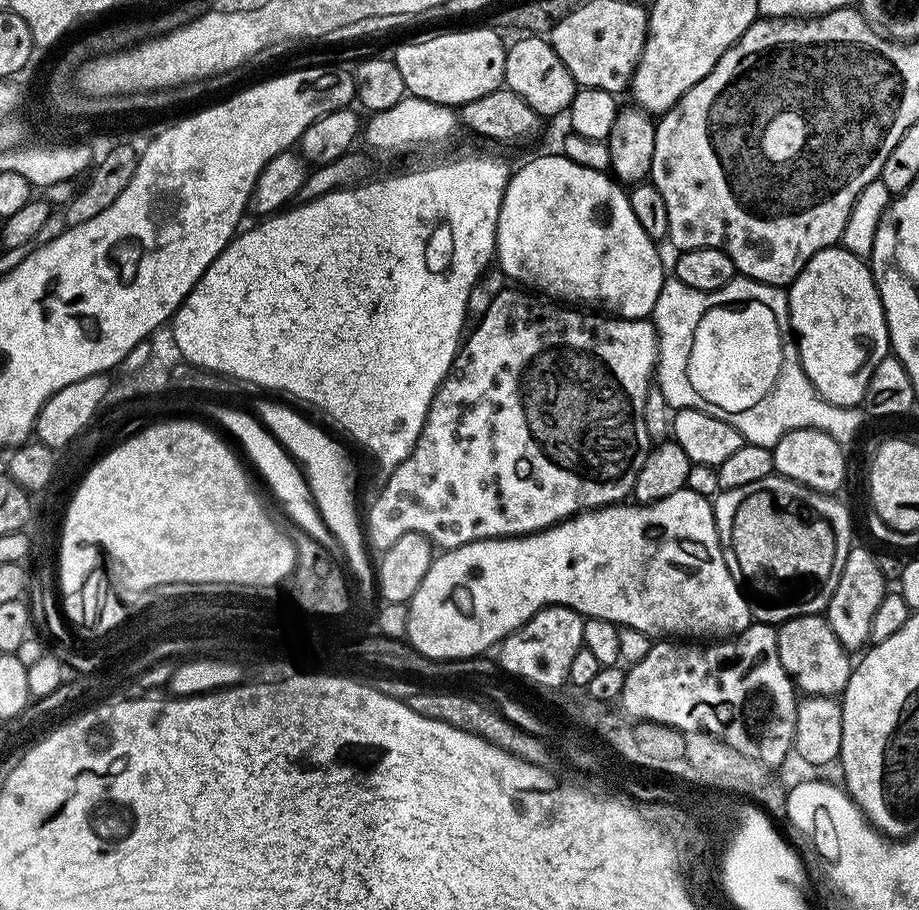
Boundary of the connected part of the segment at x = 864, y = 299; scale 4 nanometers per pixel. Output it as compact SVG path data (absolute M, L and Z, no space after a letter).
M843 246L818 250L787 289L788 319L800 350L806 378L825 402L835 408L856 408L865 403L868 383L878 366L890 354L888 323L876 289L876 279L865 257L854 255Z

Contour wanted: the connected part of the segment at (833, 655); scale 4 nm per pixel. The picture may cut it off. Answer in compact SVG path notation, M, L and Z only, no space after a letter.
M816 613L785 620L777 627L776 638L782 666L803 693L838 696L844 692L854 664L849 651L838 642L825 615Z

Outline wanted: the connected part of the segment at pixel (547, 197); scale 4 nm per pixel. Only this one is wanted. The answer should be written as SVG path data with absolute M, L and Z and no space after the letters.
M557 154L557 156L536 156L533 160L526 161L517 172L515 169L508 177L508 185L504 191L502 210L499 211L496 227L494 260L509 281L525 289L535 290L556 302L567 302L572 306L591 306L593 309L615 314L625 320L642 320L651 317L654 302L658 302L658 294L666 279L664 264L660 261L660 252L656 248L659 248L657 241L647 236L638 218L635 217L634 210L631 209L629 193L607 171L587 169L586 166L580 166L571 161L566 155Z

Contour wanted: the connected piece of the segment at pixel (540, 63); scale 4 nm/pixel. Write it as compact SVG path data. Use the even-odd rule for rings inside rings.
M524 34L513 44L507 45L504 53L504 84L518 98L522 98L541 118L567 113L578 87L576 80L566 70L562 58L552 49L551 43L540 34Z

